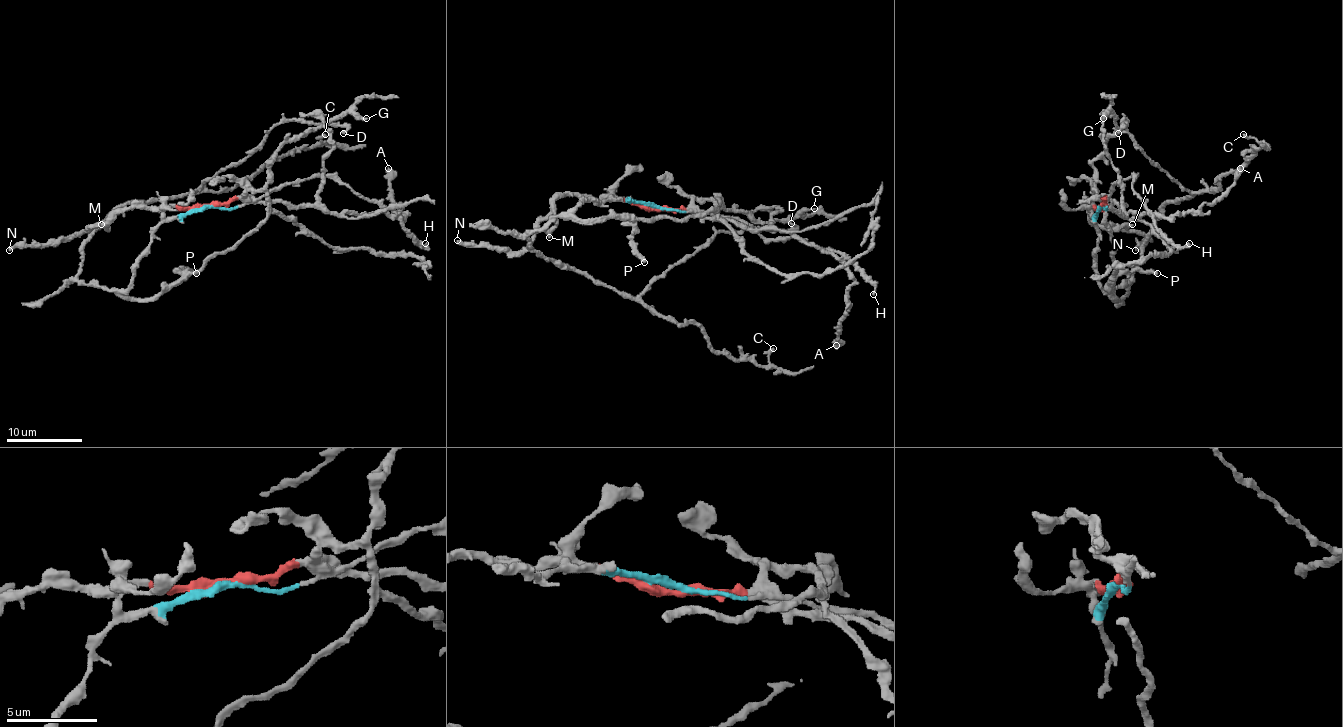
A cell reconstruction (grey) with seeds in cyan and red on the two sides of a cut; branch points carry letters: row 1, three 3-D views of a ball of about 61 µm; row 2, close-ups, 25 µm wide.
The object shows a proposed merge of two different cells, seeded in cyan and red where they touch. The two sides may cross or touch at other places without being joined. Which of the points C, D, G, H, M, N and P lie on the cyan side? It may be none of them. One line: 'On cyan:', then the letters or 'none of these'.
On cyan: C, D, G, H, P

